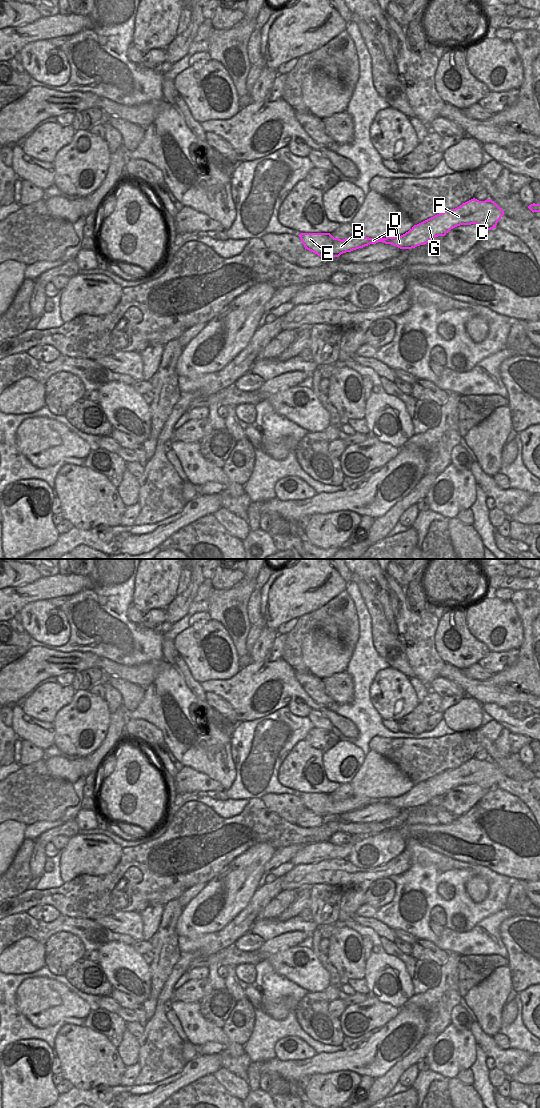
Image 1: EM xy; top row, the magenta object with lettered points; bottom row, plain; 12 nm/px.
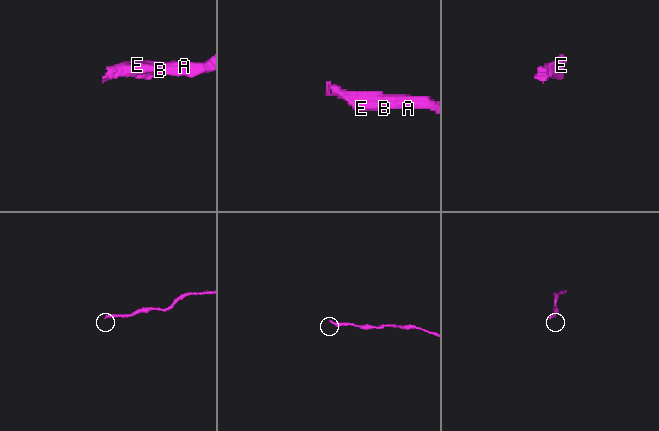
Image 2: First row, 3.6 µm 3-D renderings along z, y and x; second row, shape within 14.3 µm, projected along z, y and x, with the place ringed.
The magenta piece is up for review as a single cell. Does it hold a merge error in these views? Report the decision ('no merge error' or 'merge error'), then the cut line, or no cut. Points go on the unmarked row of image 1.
no merge error; no cut

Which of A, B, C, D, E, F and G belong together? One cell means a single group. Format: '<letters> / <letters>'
A B C D E F G

